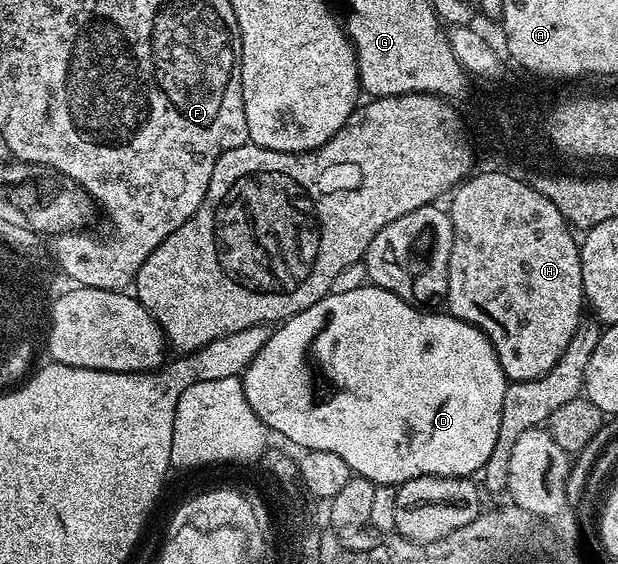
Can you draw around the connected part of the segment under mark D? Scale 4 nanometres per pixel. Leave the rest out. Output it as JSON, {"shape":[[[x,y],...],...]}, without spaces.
{"shape":[[[371,284],[363,285],[352,286],[349,290],[337,289],[318,300],[318,304],[310,304],[310,308],[279,323],[271,331],[265,346],[245,367],[242,375],[250,408],[254,408],[256,415],[264,421],[264,425],[281,439],[289,438],[294,445],[302,446],[305,451],[334,452],[334,456],[342,456],[342,460],[346,460],[353,475],[375,482],[377,486],[397,487],[401,482],[414,480],[418,476],[466,478],[479,475],[486,460],[490,460],[490,452],[494,452],[494,444],[498,440],[498,424],[502,420],[502,400],[509,386],[496,350],[492,347],[492,341],[477,326],[458,320],[453,314],[425,312],[421,307],[394,296],[394,292],[386,288]]]}

